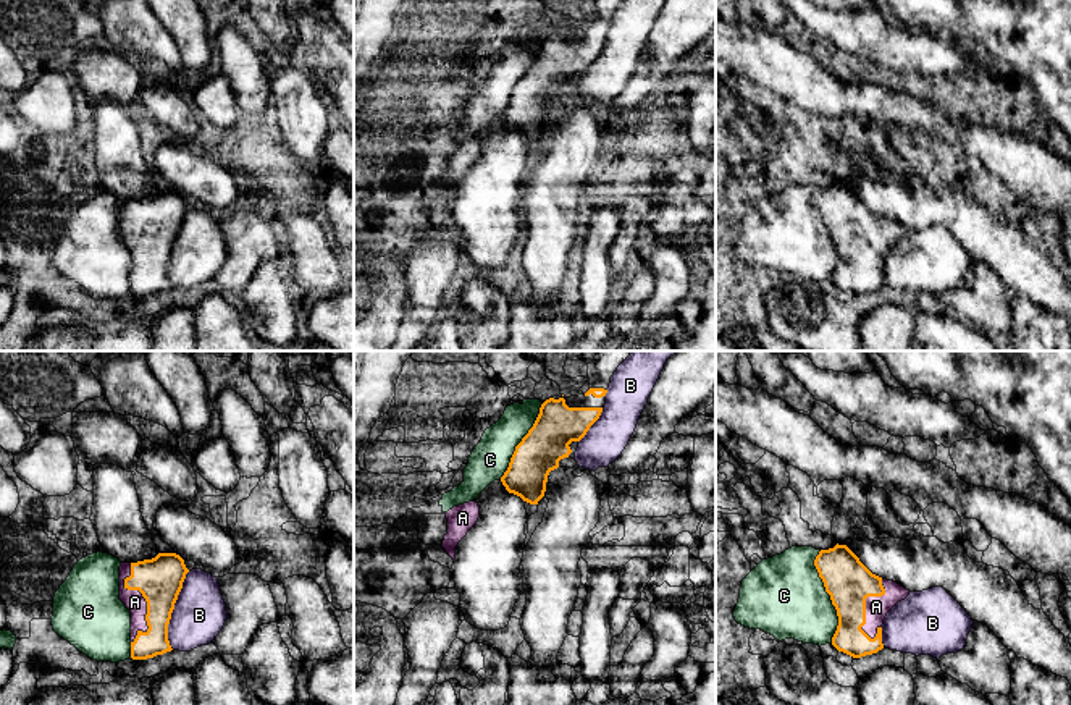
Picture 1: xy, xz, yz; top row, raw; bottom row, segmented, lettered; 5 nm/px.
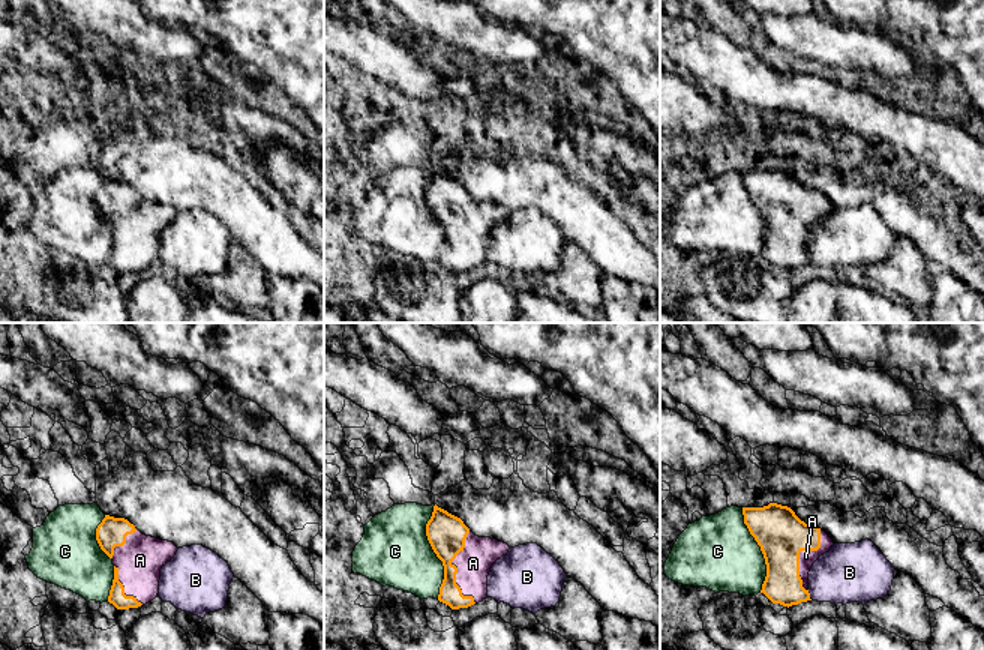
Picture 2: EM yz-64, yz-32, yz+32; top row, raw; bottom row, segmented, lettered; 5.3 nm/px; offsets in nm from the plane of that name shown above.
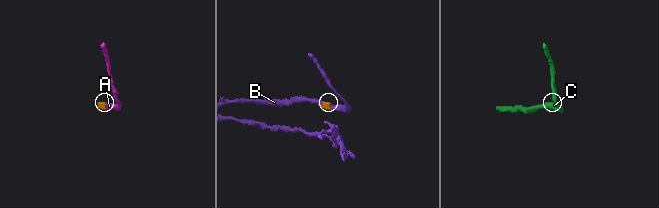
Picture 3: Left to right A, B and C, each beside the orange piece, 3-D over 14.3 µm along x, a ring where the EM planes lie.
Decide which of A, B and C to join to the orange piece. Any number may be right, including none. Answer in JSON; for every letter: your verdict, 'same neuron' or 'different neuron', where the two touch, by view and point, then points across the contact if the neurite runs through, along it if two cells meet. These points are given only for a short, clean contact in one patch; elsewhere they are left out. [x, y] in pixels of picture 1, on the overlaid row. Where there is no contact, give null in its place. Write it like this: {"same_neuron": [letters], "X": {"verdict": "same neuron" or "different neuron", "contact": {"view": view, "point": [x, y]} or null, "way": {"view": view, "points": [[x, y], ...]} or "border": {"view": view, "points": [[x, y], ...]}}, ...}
{"same_neuron": ["A"], "A": {"verdict": "same neuron", "contact": {"view": "xy", "point": [146, 600]}}, "B": {"verdict": "different neuron", "contact": {"view": "xy", "point": [173, 608]}}, "C": {"verdict": "different neuron", "contact": {"view": "yz", "point": [831, 597]}}}

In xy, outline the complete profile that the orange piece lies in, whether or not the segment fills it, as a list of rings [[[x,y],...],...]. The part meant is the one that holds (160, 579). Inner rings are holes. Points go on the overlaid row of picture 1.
[[[176,553],[121,563],[120,600],[131,611],[131,658],[171,652],[168,624],[189,569]]]

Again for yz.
[[[846,545],[821,550],[814,566],[838,616],[832,645],[853,658],[882,650],[884,619],[909,590],[872,574]]]

